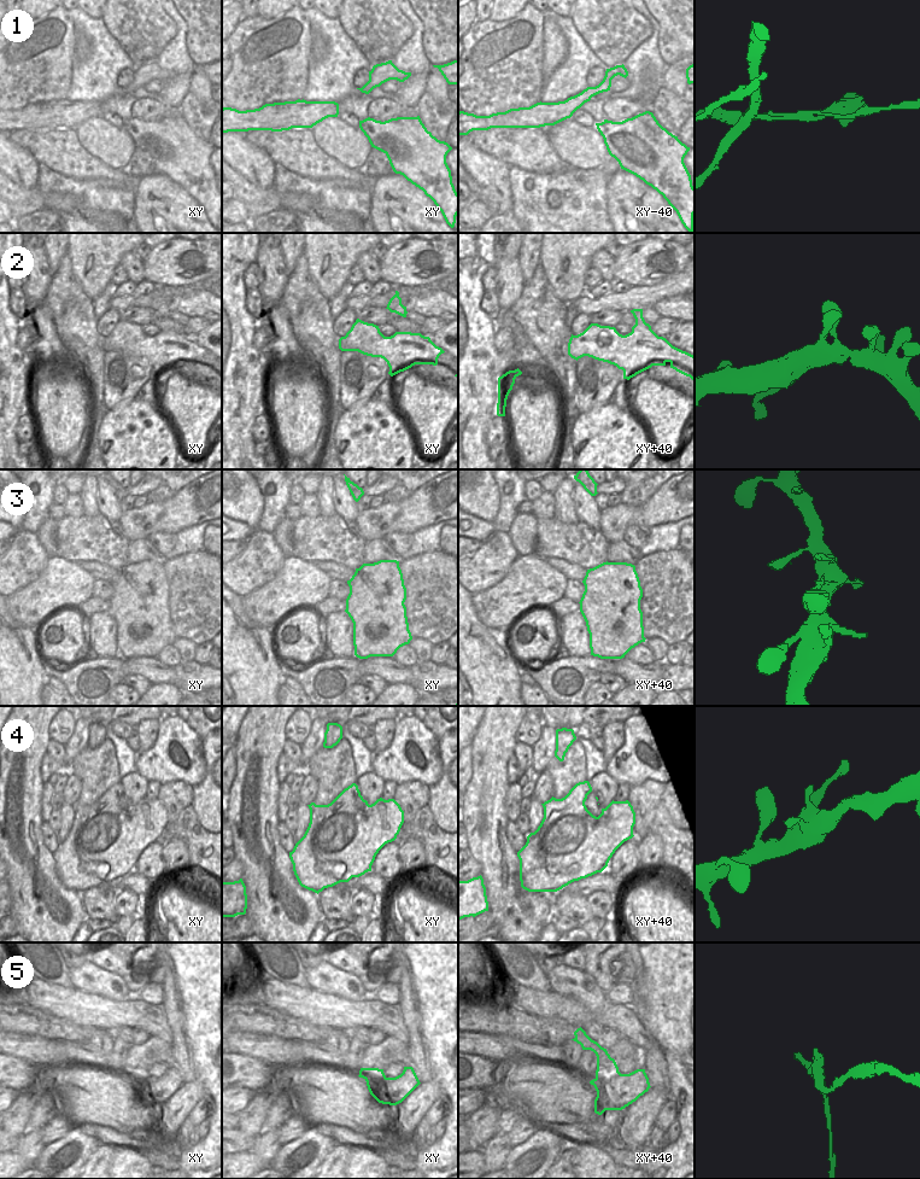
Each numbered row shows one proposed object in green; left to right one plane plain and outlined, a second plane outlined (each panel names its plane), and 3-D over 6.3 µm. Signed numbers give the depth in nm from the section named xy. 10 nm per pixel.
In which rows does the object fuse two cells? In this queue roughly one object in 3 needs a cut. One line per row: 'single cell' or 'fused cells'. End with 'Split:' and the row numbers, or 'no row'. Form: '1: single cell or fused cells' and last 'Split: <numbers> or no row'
1: fused cells
2: single cell
3: single cell
4: single cell
5: fused cells
Split: 1, 5

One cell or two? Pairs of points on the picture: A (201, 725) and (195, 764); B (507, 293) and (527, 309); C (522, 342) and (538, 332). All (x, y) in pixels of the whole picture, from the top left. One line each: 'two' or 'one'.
A: two
B: two
C: two

